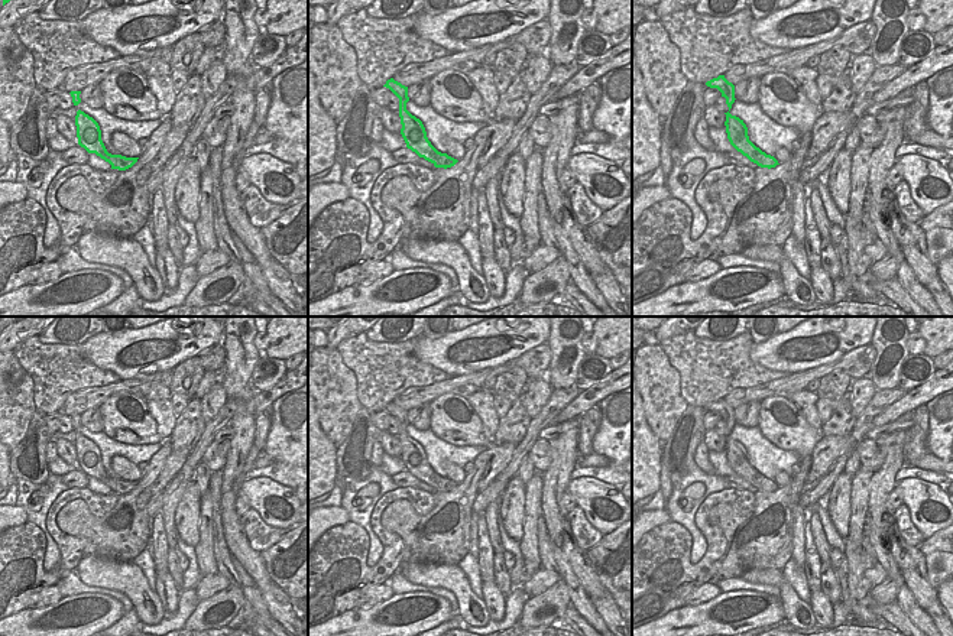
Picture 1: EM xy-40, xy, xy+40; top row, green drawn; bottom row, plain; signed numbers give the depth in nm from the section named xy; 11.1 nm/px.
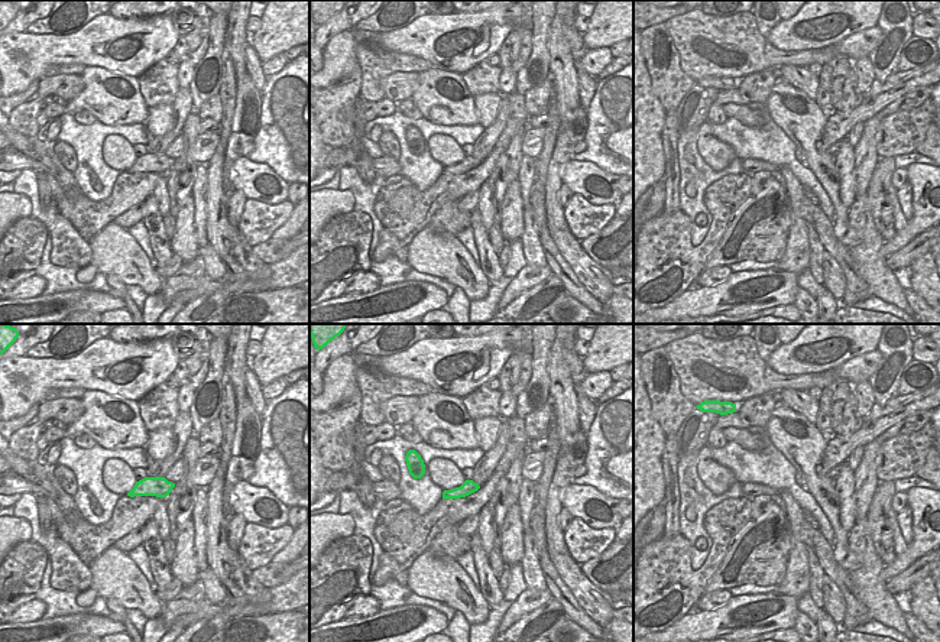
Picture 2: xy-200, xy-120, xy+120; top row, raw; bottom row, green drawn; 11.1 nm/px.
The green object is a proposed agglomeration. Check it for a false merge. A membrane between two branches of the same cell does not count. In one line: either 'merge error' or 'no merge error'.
no merge error

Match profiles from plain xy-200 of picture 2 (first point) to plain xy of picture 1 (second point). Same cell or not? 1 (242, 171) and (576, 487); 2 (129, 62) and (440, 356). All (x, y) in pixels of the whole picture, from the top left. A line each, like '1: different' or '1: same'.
1: same
2: same

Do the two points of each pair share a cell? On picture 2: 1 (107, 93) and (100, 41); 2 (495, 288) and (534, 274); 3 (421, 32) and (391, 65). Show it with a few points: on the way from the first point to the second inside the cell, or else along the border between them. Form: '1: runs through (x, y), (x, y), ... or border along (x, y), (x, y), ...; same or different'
1: border along (86, 65), (100, 65), (136, 78); different
2: border along (527, 265), (509, 282), (496, 308); different
3: border along (369, 45), (412, 54), (427, 60), (434, 67); different

